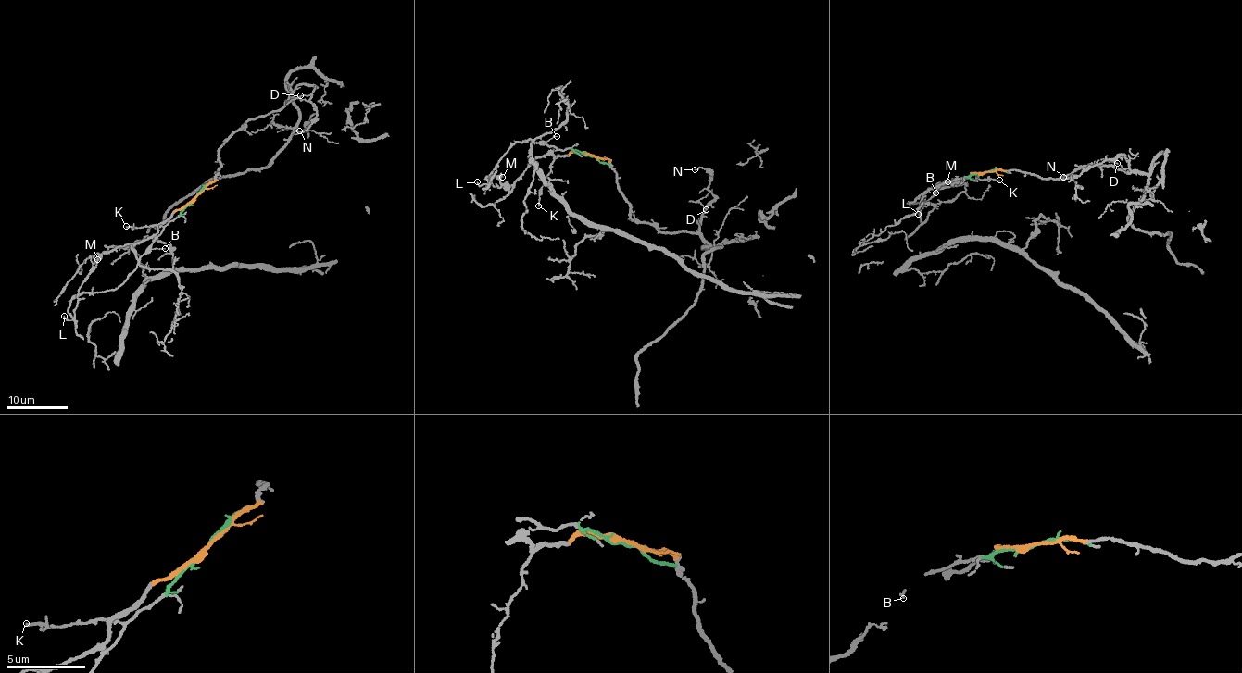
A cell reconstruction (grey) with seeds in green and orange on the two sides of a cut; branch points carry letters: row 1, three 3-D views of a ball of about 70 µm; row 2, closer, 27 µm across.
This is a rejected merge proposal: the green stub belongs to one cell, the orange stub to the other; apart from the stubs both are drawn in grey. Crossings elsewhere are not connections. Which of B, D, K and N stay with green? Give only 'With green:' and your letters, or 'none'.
With green: B

